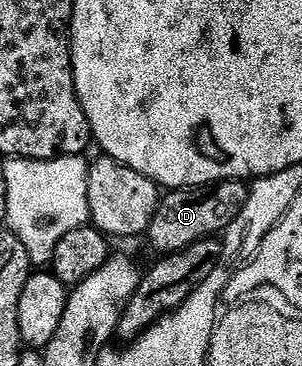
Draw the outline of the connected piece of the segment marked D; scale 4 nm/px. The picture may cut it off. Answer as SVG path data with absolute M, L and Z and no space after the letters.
M231 181L215 183L208 187L191 187L189 189L174 189L161 196L156 217L152 217L152 225L148 232L148 240L163 256L176 255L189 249L193 243L202 239L212 239L221 236L221 231L229 232L240 212L245 208L248 198L248 187L245 182Z

